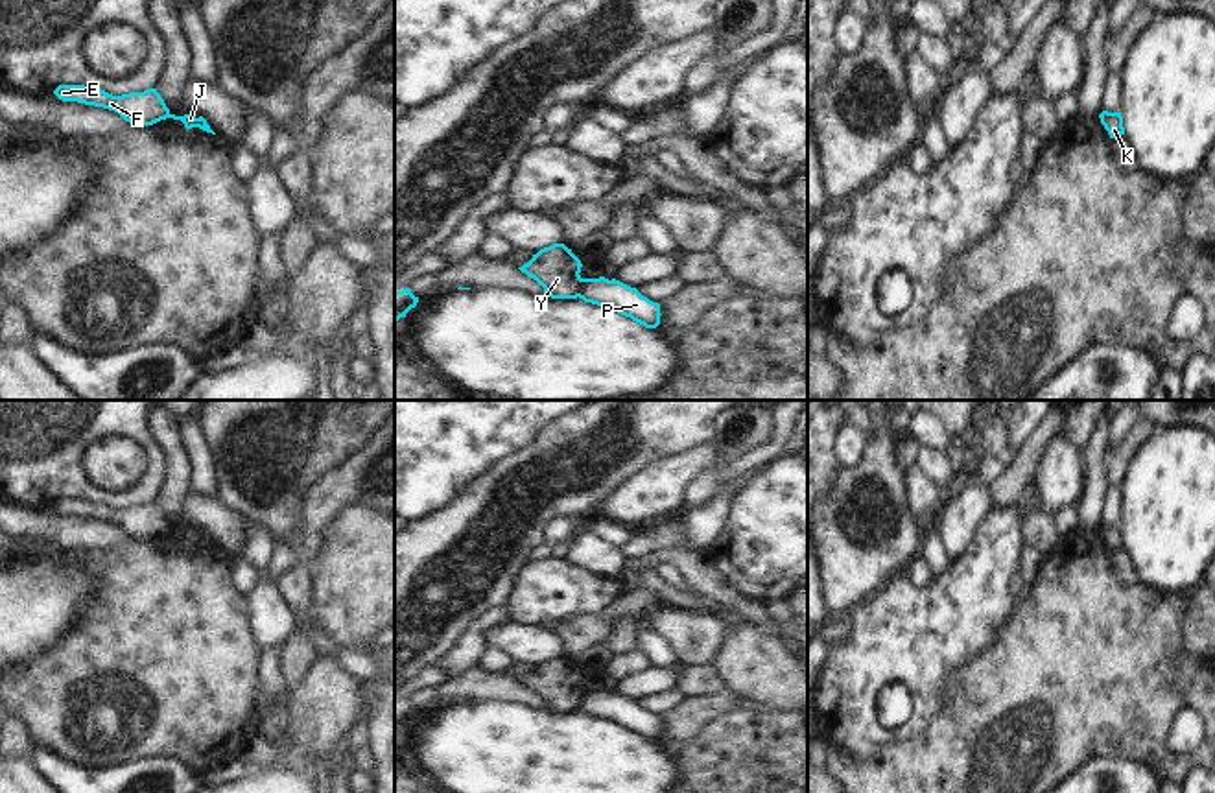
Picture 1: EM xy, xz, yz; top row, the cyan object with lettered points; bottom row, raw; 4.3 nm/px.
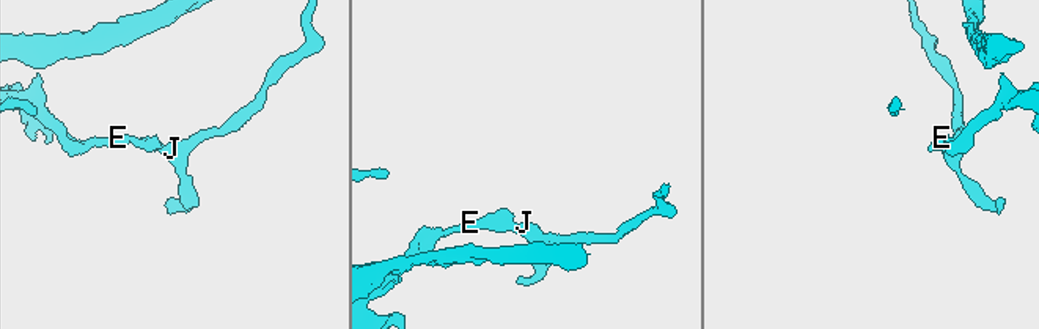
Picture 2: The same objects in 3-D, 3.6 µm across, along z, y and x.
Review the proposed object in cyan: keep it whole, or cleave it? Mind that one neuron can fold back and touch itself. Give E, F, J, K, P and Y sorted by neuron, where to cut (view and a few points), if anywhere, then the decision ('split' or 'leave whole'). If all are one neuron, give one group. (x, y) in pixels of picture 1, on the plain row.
E F Y / J K P; cut in xz along (583, 692), (578, 709); split

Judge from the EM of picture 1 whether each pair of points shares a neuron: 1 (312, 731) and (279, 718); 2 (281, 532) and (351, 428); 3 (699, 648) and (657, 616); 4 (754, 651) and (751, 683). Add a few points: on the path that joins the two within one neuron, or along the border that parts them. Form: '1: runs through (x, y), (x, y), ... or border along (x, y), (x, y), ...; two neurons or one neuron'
1: border along (288, 690), (284, 734), (290, 740), (273, 745); two neurons
2: runs through (281, 504), (288, 485), (323, 450); one neuron
3: runs through (688, 637), (668, 622); one neuron
4: runs through (753, 659), (753, 675); one neuron

